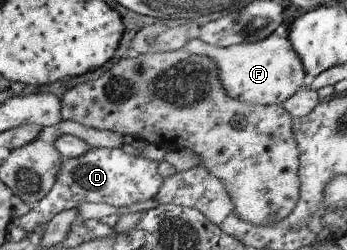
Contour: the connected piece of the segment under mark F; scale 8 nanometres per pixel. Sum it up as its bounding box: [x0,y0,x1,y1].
[185,32,308,105]

